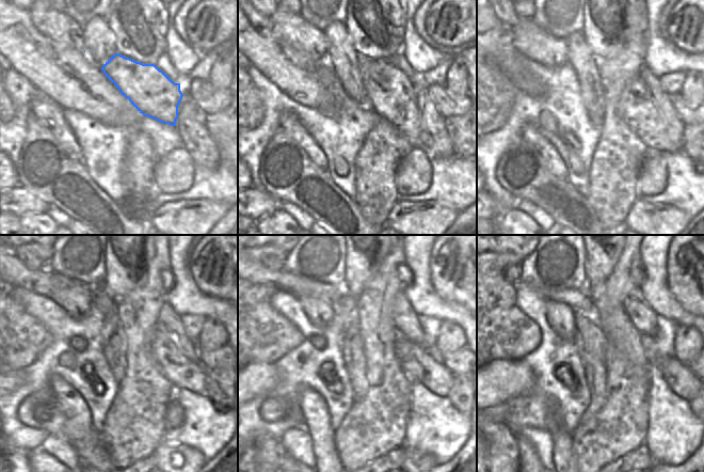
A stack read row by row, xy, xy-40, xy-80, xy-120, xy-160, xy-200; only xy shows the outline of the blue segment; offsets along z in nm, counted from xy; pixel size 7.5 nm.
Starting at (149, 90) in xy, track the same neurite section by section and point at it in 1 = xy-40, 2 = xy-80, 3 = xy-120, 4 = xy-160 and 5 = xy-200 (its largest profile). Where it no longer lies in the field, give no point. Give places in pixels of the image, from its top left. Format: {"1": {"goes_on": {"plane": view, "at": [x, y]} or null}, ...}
{"1": {"goes_on": {"plane": "xy-40", "at": [393, 99]}}, "2": {"goes_on": {"plane": "xy-80", "at": [636, 106]}}, "3": {"goes_on": {"plane": "xy-120", "at": [182, 373]}}, "4": {"goes_on": {"plane": "xy-160", "at": [421, 365]}}, "5": {"goes_on": {"plane": "xy-200", "at": [681, 380]}}}

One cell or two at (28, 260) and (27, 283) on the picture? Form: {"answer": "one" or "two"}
{"answer": "two"}

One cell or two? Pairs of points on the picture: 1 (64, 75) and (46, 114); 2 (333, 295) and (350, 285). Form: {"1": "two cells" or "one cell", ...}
{"1": "two cells", "2": "two cells"}

